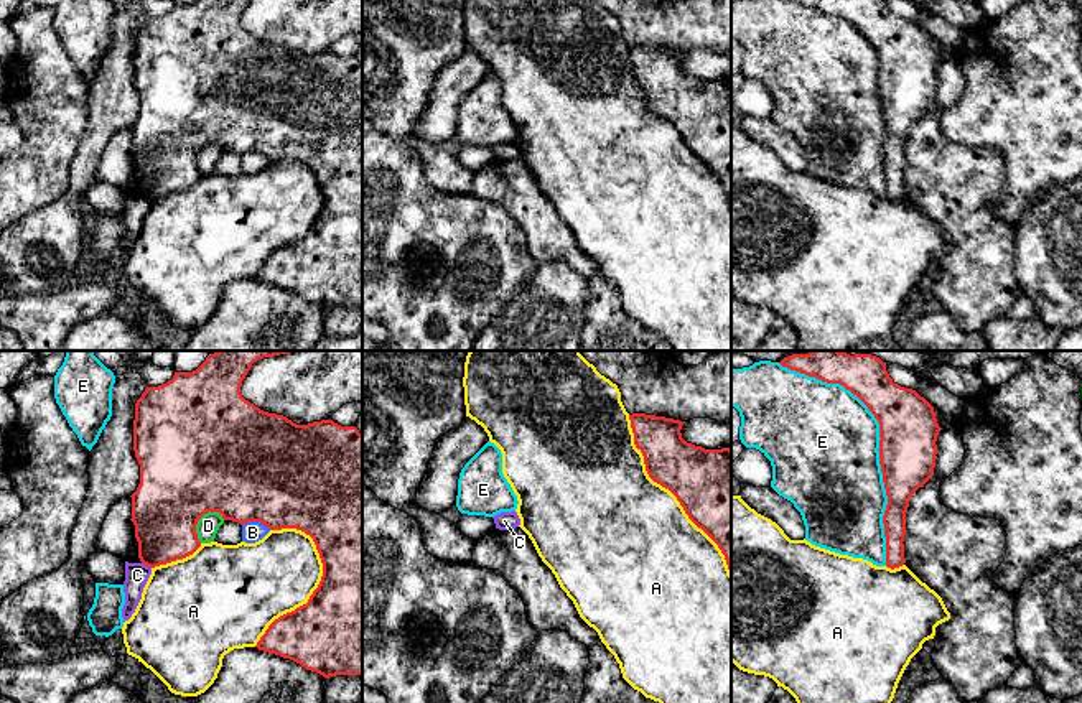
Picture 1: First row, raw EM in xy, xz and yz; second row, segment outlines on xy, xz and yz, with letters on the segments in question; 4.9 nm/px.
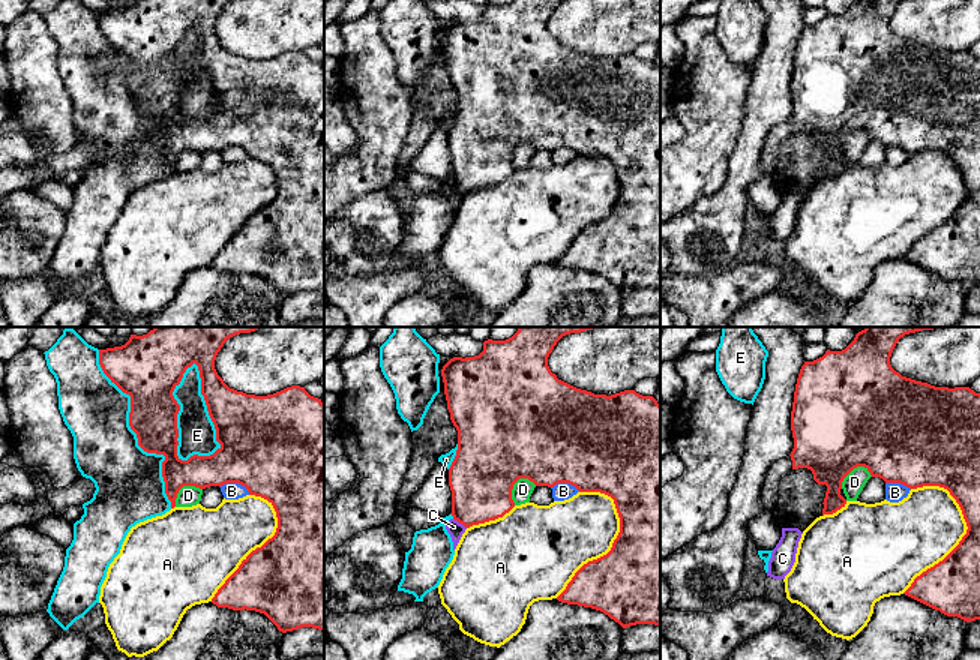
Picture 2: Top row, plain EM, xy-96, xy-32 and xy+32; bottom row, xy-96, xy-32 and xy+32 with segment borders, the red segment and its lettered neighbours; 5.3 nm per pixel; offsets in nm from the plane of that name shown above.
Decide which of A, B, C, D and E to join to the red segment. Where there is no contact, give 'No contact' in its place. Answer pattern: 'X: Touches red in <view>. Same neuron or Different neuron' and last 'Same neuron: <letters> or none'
A: Touches red in xz. Different neuron
B: Touches red in xy. Different neuron
C: Touches red in xy. Different neuron
D: Touches red in xy. Different neuron
E: Touches red in yz. Different neuron
Same neuron: none

